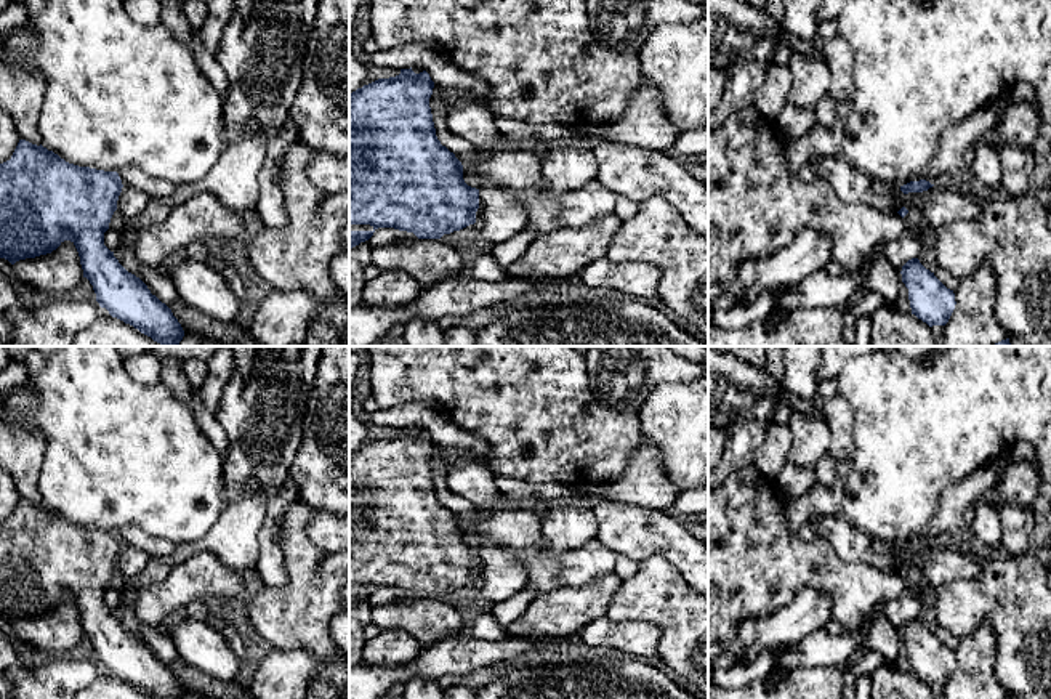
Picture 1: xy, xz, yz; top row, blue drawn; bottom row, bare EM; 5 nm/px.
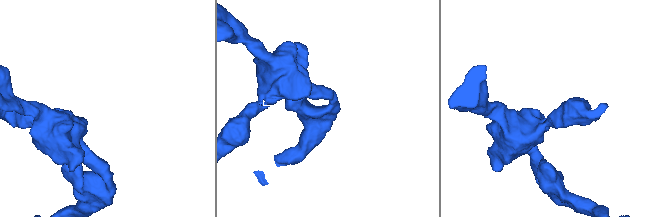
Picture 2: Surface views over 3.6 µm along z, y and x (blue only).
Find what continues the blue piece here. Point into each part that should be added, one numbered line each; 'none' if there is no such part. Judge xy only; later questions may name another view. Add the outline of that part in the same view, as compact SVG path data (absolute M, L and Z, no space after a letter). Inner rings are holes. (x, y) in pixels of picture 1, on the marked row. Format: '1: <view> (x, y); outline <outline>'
none

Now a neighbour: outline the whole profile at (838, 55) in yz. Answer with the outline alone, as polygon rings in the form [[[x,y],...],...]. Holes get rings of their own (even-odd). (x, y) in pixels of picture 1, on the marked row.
[[[841,37],[814,38],[814,46],[825,56],[825,63],[832,72],[830,96],[836,101],[849,101],[854,98],[854,51]]]

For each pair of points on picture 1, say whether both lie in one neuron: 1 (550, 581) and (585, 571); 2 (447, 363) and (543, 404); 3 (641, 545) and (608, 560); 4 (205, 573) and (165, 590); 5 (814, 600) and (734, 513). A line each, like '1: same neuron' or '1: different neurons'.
1: different neurons
2: same neuron
3: different neurons
4: same neuron
5: different neurons

